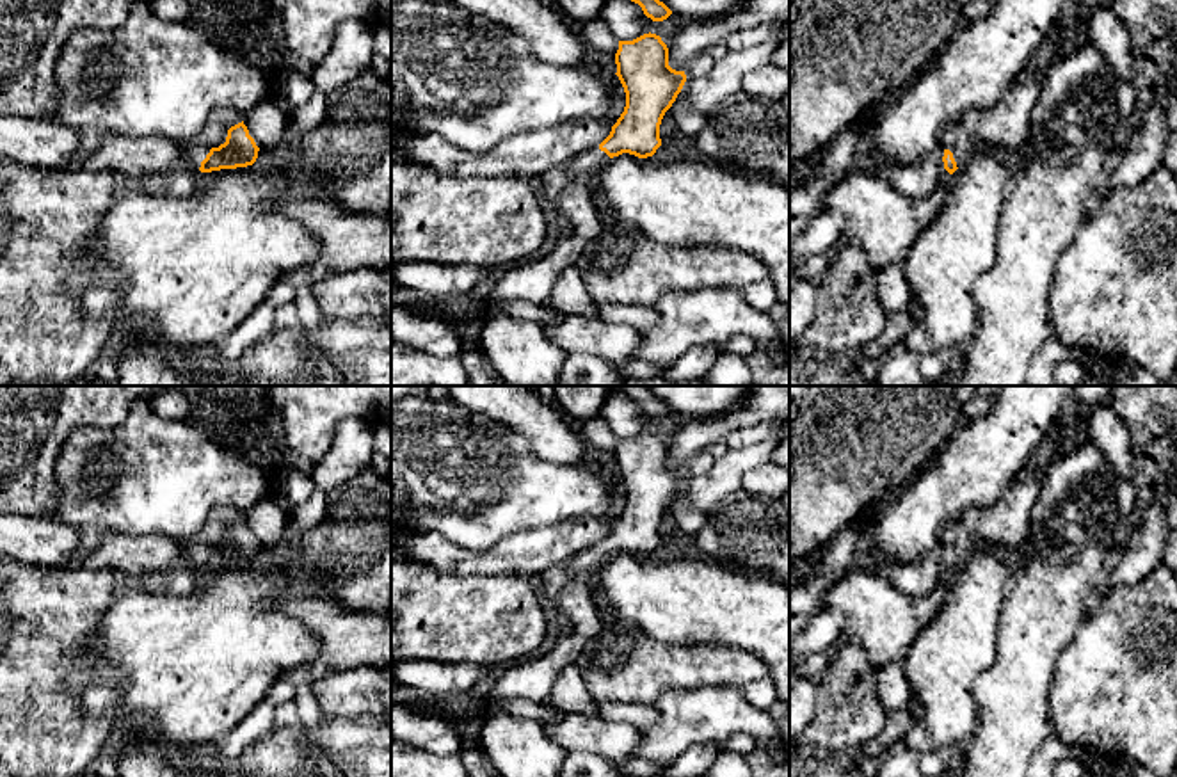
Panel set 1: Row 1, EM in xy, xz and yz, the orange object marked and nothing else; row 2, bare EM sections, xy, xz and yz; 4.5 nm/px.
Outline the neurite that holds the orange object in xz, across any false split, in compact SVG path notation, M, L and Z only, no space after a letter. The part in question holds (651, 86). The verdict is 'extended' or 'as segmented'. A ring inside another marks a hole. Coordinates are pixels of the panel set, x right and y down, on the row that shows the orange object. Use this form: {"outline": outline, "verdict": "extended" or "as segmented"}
{"outline": "M651 32L619 41L615 64L626 107L610 135L597 148L564 164L567 181L558 192L533 181L544 203L569 222L569 231L549 254L507 267L487 297L480 347L507 386L560 386L567 352L553 345L539 324L510 318L498 306L510 300L549 302L558 276L576 265L585 245L605 228L596 204L597 174L610 158L622 153L638 158L656 153L661 146L661 119L686 82L685 71L669 66L667 44Z", "verdict": "extended"}

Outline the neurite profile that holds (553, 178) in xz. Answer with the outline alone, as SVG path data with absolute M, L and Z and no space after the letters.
M558 164L544 171L537 180L540 181L542 187L558 192L567 181L564 164Z

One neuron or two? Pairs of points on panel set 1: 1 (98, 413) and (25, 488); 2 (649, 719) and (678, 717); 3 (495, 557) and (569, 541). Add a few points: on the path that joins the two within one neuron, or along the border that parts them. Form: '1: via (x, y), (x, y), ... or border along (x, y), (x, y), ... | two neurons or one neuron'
1: via (73, 415), (48, 440), (36, 463) | one neuron
2: border along (653, 706), (658, 720), (640, 729) | two neurons
3: via (512, 555), (552, 544) | one neuron

